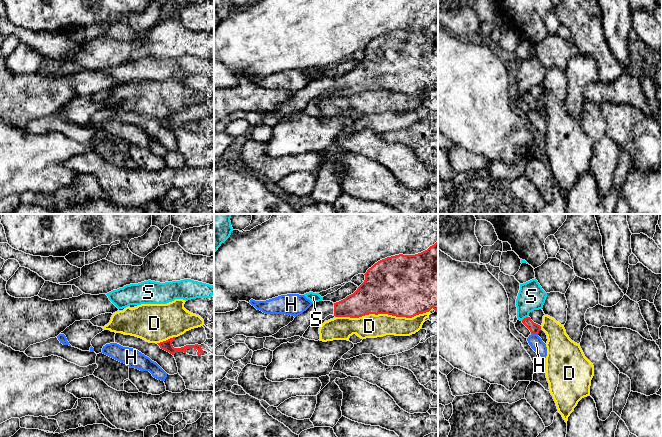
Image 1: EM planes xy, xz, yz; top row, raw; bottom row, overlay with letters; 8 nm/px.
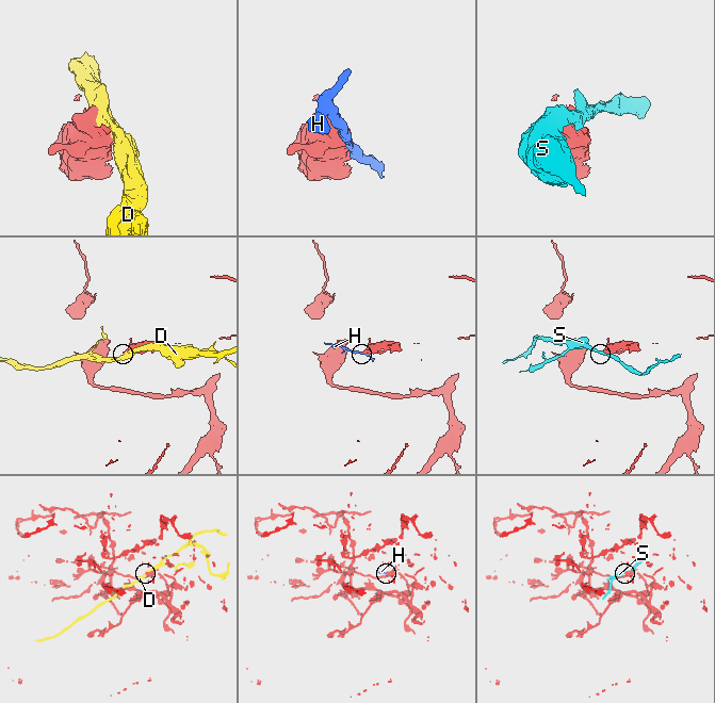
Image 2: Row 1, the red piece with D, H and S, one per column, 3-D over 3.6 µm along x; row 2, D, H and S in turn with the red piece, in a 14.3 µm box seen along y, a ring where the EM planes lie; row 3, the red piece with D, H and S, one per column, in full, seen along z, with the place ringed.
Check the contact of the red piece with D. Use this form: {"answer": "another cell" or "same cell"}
{"answer": "another cell"}

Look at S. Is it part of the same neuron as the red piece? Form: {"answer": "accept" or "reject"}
{"answer": "reject"}

